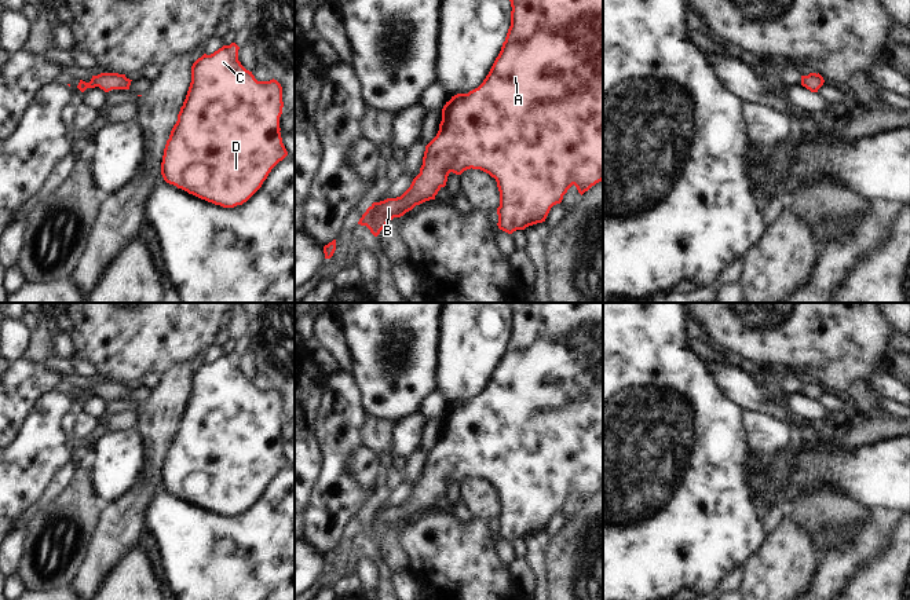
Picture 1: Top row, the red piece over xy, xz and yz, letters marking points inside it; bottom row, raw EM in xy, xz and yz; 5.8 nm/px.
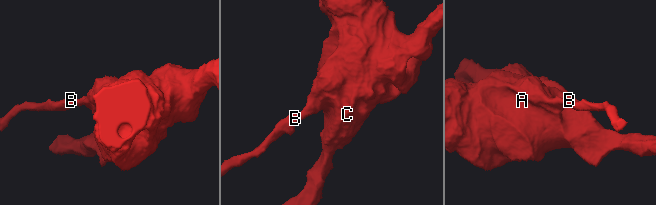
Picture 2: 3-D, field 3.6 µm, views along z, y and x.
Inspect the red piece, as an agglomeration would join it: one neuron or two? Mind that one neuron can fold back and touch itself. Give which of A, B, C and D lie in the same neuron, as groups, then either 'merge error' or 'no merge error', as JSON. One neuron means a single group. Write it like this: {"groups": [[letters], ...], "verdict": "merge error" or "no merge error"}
{"groups": [["A", "B", "C", "D"]], "verdict": "no merge error"}

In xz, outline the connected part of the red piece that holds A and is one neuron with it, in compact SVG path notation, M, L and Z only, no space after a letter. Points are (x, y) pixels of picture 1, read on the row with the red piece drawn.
M509 0L511 26L508 29L501 51L496 58L483 83L468 94L452 96L442 109L442 121L436 136L425 146L420 173L413 179L410 187L396 198L373 202L359 219L358 224L366 226L377 237L394 217L401 217L416 205L435 200L438 191L446 186L450 172L461 175L467 169L480 169L496 179L500 191L500 206L497 208L498 228L512 234L529 226L545 222L551 208L560 204L563 195L574 184L582 195L592 186L603 180L603 0Z

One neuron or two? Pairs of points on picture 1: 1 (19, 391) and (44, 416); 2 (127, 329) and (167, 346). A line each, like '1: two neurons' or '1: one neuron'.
1: two neurons
2: one neuron

